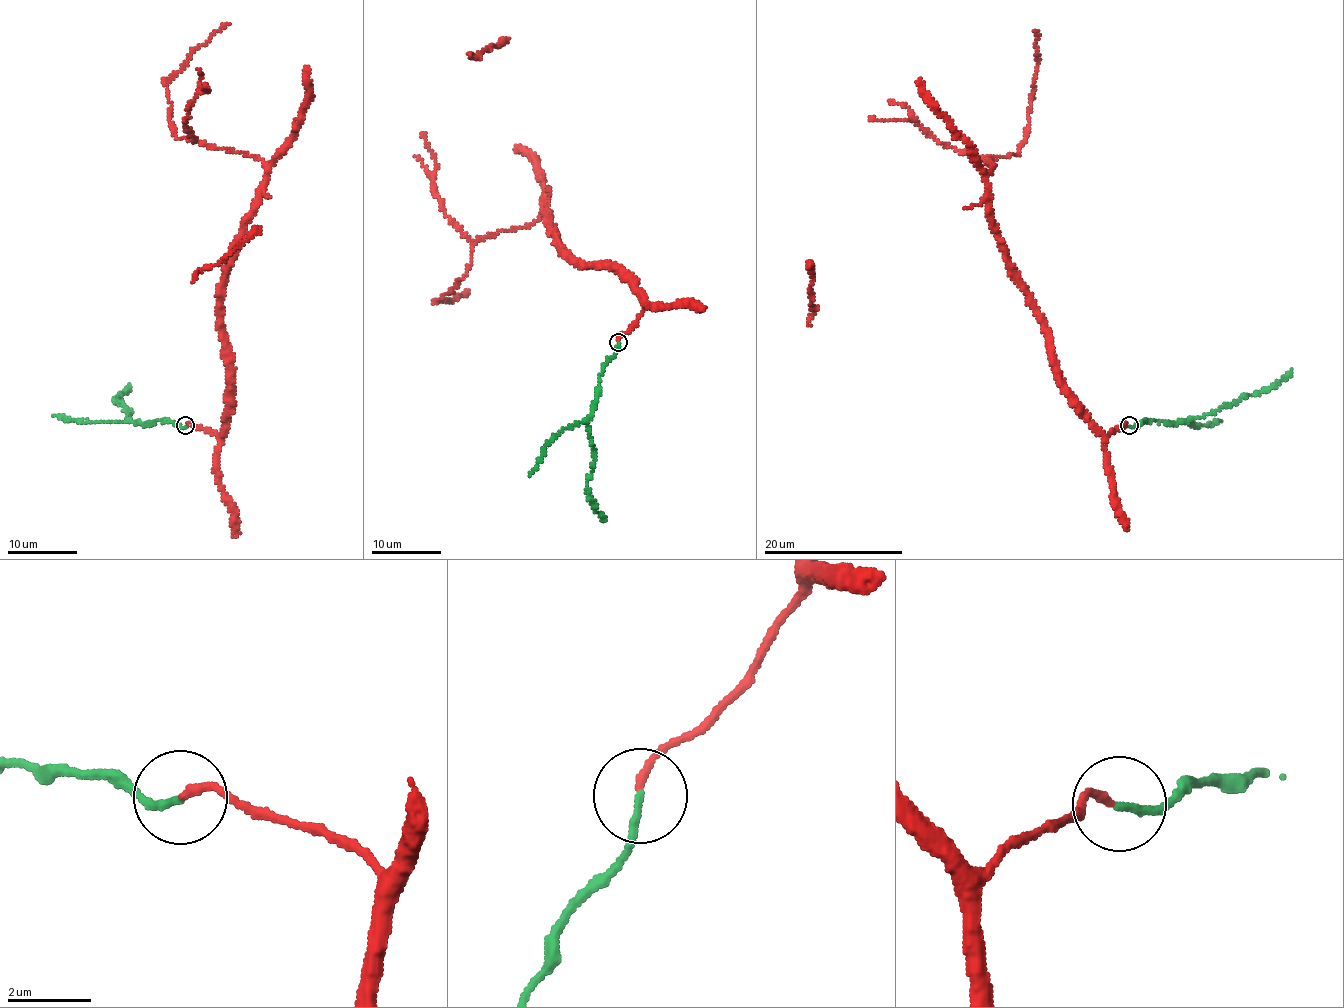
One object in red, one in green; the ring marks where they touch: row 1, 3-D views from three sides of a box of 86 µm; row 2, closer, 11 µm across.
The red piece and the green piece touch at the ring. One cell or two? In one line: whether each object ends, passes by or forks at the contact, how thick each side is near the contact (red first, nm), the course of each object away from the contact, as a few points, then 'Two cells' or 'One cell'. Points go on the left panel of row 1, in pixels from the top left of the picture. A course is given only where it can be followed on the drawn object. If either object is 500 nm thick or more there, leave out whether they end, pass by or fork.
At the ring red ends. At the ring green ends. Thickness 170 nm (red) against 170 nm. Course of red: (185, 426), (220, 438), (229, 401), (219, 303), (267, 173), (250, 155), (179, 138), (168, 81), (230, 23). Course of green: (185, 426), (158, 421), (144, 425), (127, 420), (129, 412), (114, 401), (129, 385). One cell

